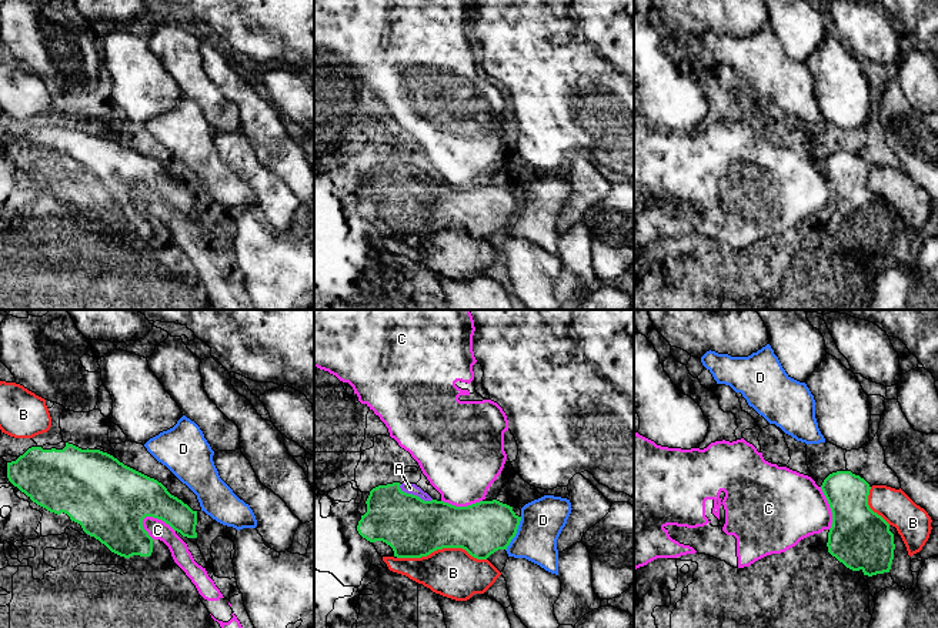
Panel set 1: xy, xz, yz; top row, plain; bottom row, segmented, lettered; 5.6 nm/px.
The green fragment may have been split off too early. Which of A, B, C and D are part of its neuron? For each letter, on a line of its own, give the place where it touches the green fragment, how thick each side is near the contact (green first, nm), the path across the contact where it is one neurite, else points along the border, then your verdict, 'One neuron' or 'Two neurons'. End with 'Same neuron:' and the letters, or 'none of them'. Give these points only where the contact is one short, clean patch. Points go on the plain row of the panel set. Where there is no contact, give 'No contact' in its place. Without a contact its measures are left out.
A: Touches green at xz (416, 176). Thickness 320 nm (green) against 60 nm. Path across: xz (413, 207), (416, 176), (410, 169). One neuron
B: Touches green at xz (441, 229). Thickness 320 nm (green) against 280 nm. Two neurons
C: Touches green at xy (159, 199). Thickness 360 nm (green) against 110 nm. Two neurons
D: Touches green at xz (516, 213). Thickness 300 nm (green) against 240 nm. Boundary: xz (521, 197), (517, 213), (506, 230). Two neurons
Same neuron: A

